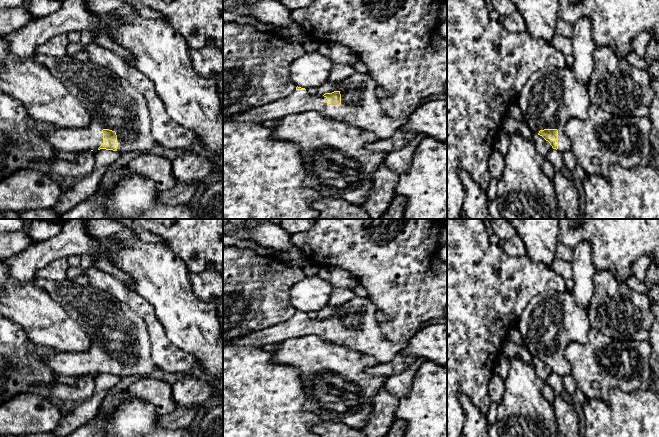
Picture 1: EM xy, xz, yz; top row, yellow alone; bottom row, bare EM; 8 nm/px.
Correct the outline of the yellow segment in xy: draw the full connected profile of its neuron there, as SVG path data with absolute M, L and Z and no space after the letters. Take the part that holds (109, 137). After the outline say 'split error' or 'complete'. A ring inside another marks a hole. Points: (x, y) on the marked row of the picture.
M34 54L34 60L46 67L65 88L78 98L91 114L85 128L54 129L44 137L55 149L70 153L86 150L113 150L127 152L149 152L158 143L152 136L149 109L144 96L126 79L93 62L83 63L73 56L52 57Z; split error

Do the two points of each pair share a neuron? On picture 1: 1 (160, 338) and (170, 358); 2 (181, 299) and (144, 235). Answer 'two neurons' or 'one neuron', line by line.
1: one neuron
2: two neurons

